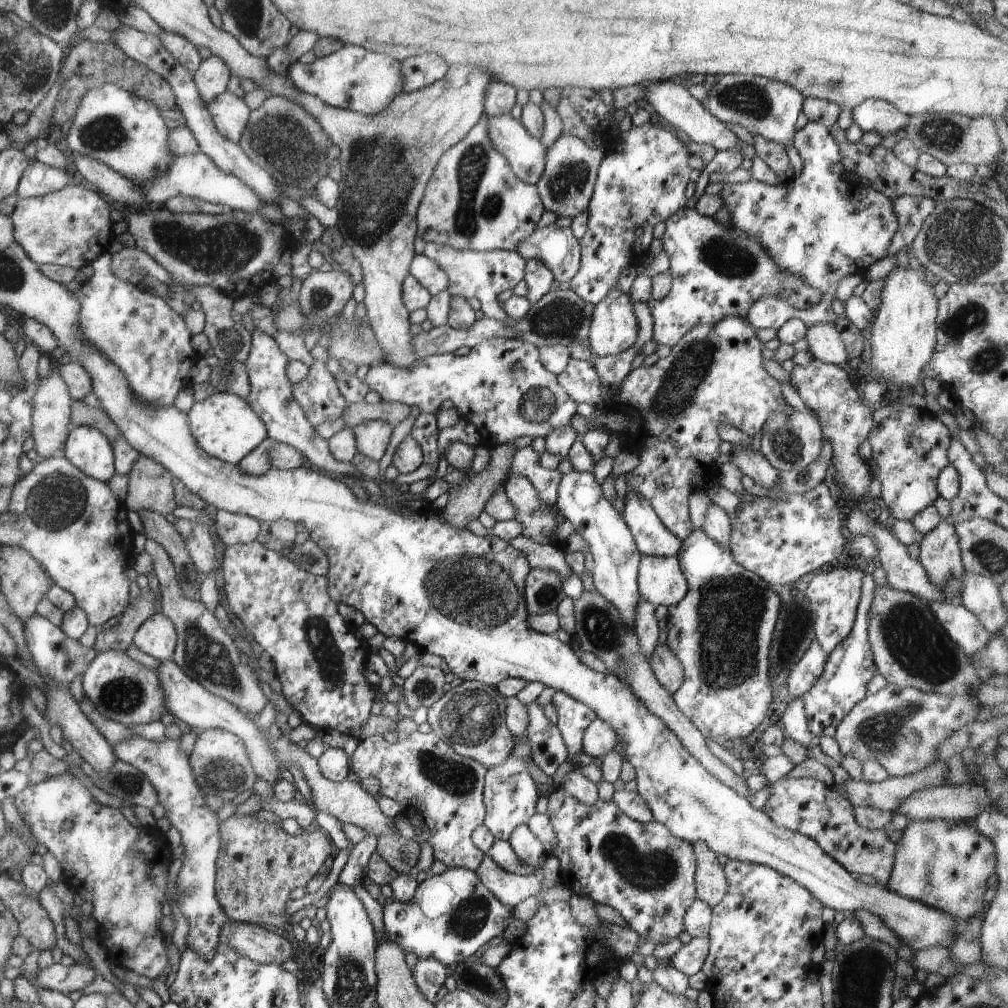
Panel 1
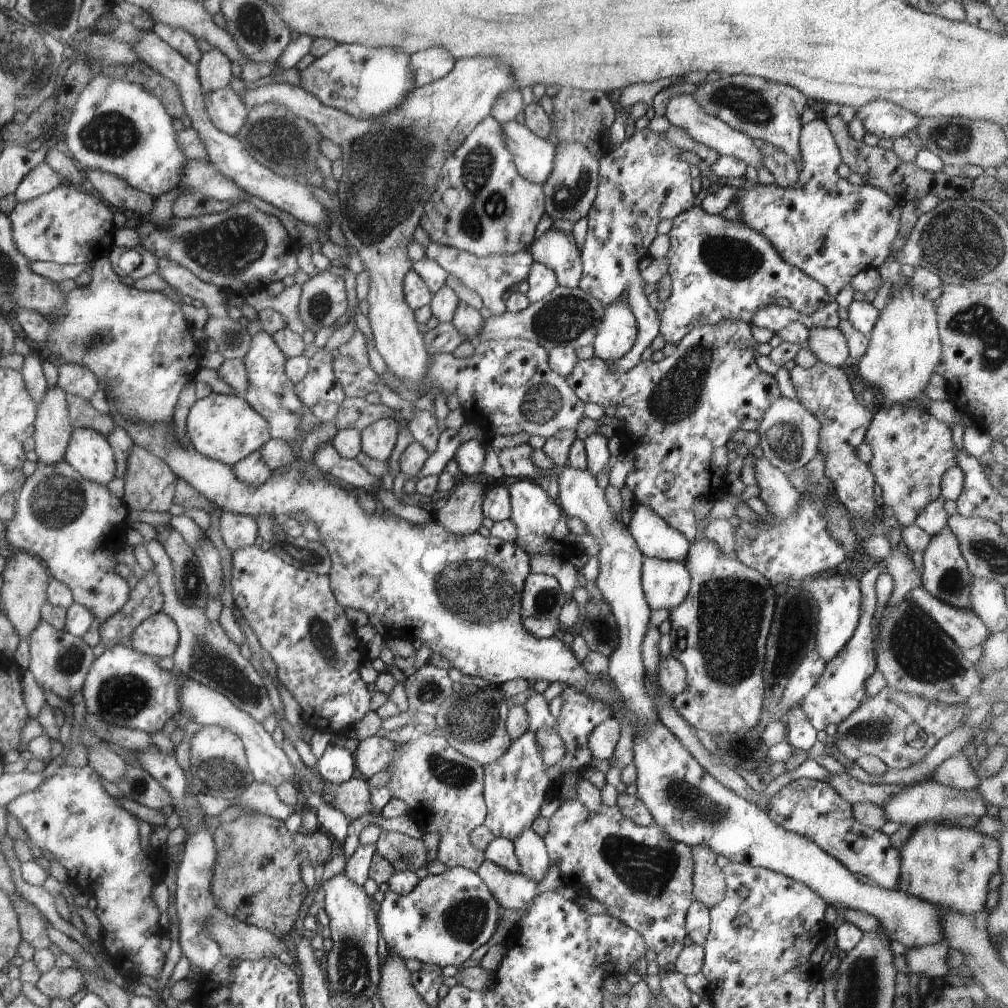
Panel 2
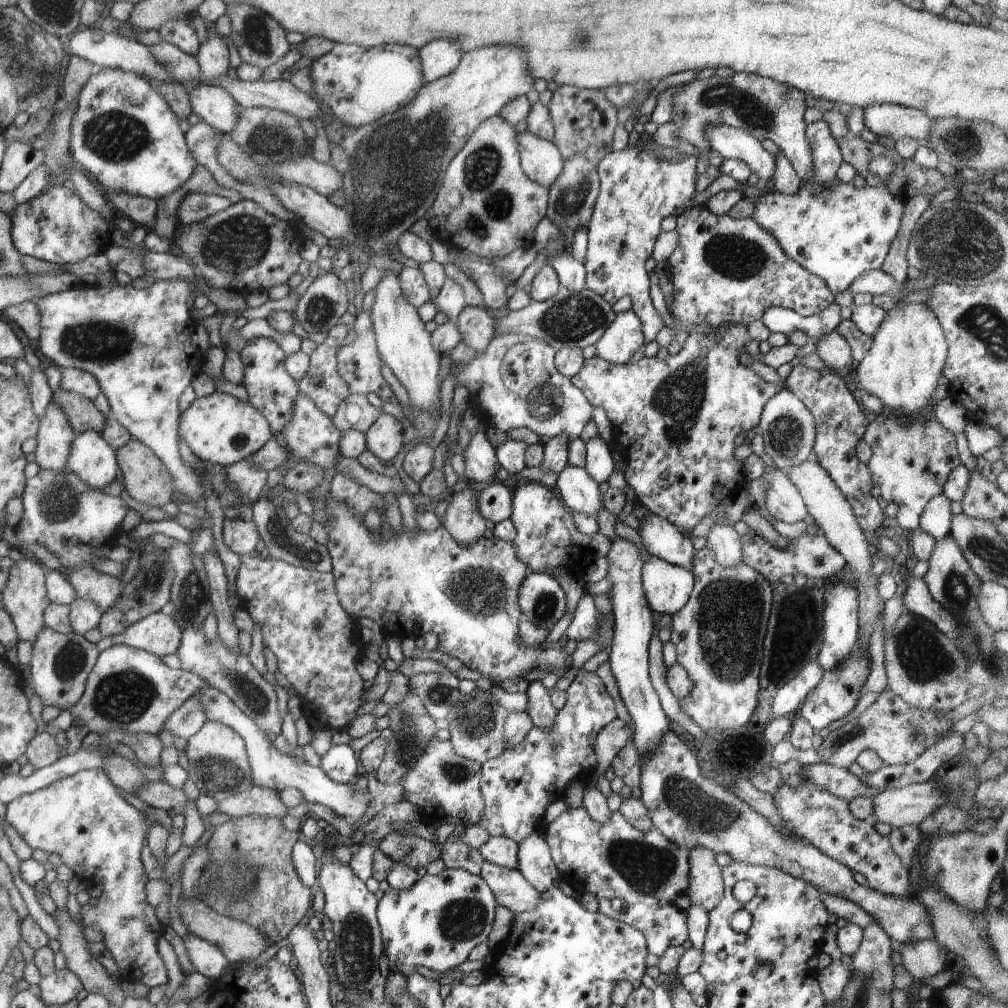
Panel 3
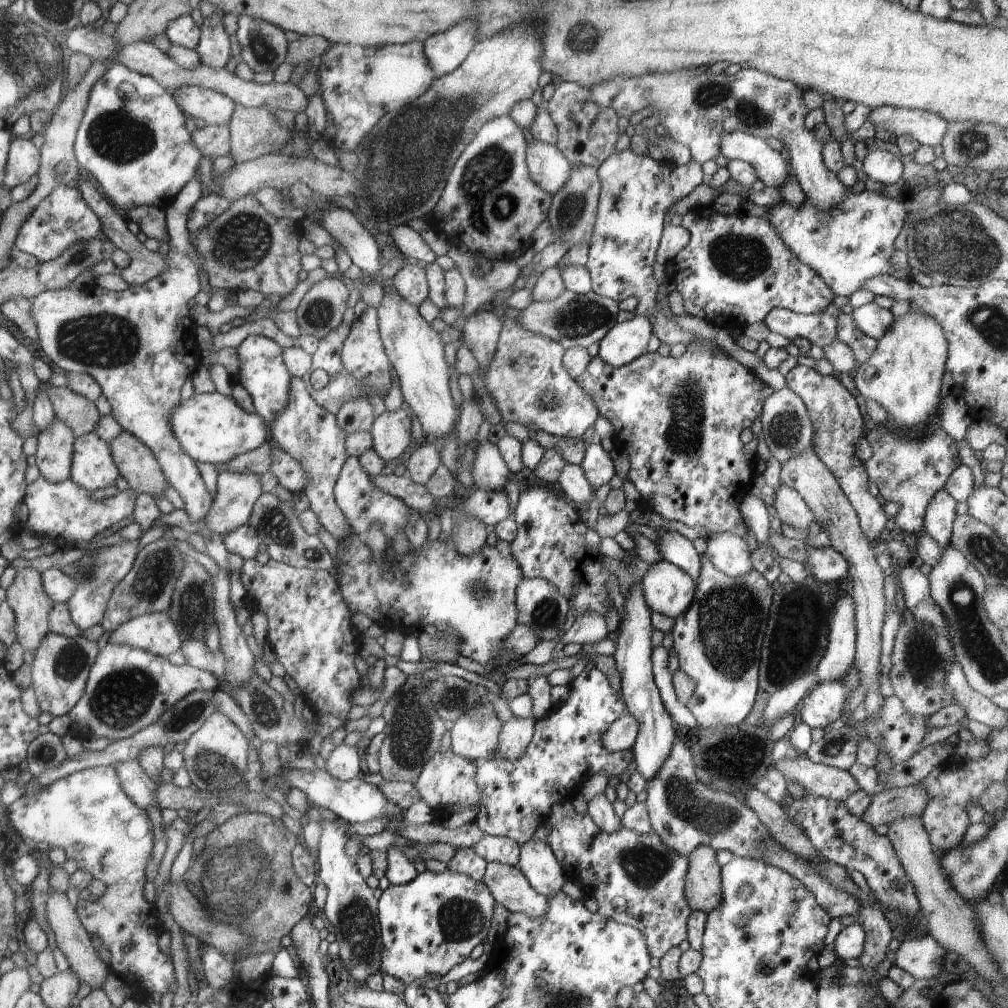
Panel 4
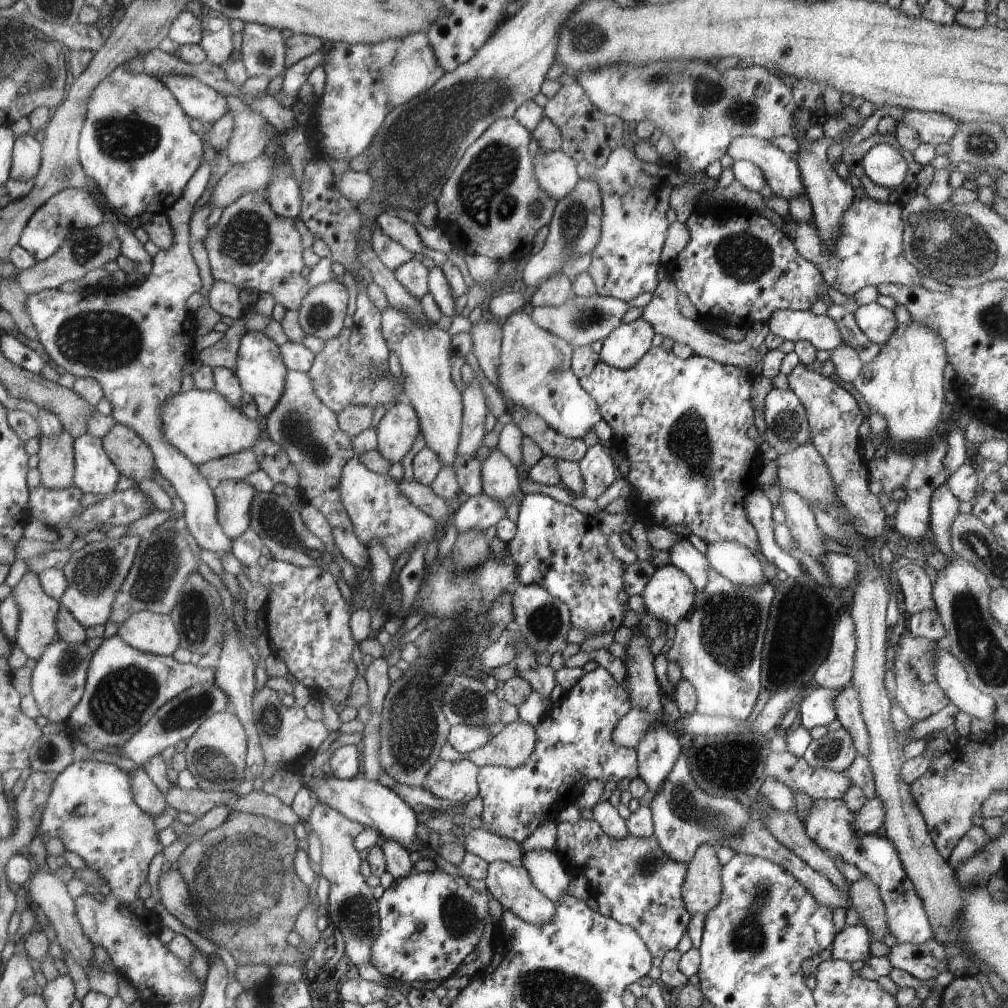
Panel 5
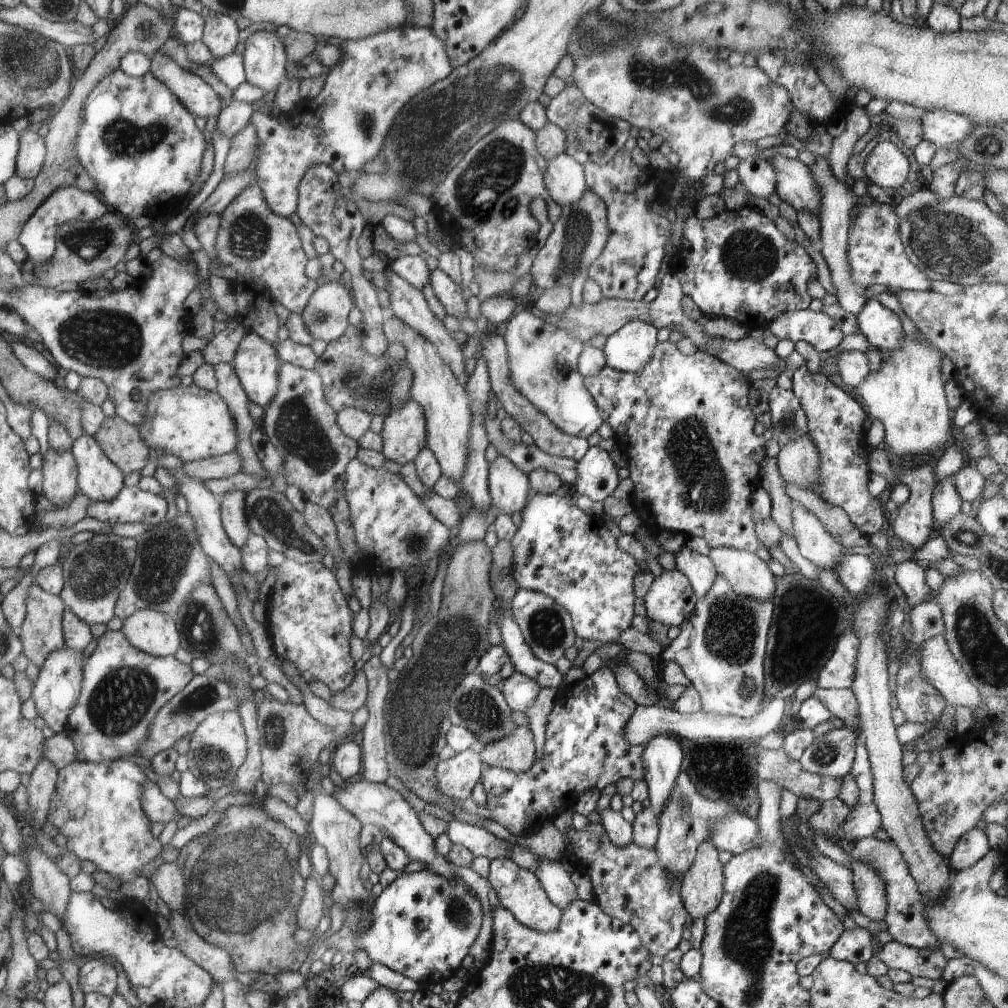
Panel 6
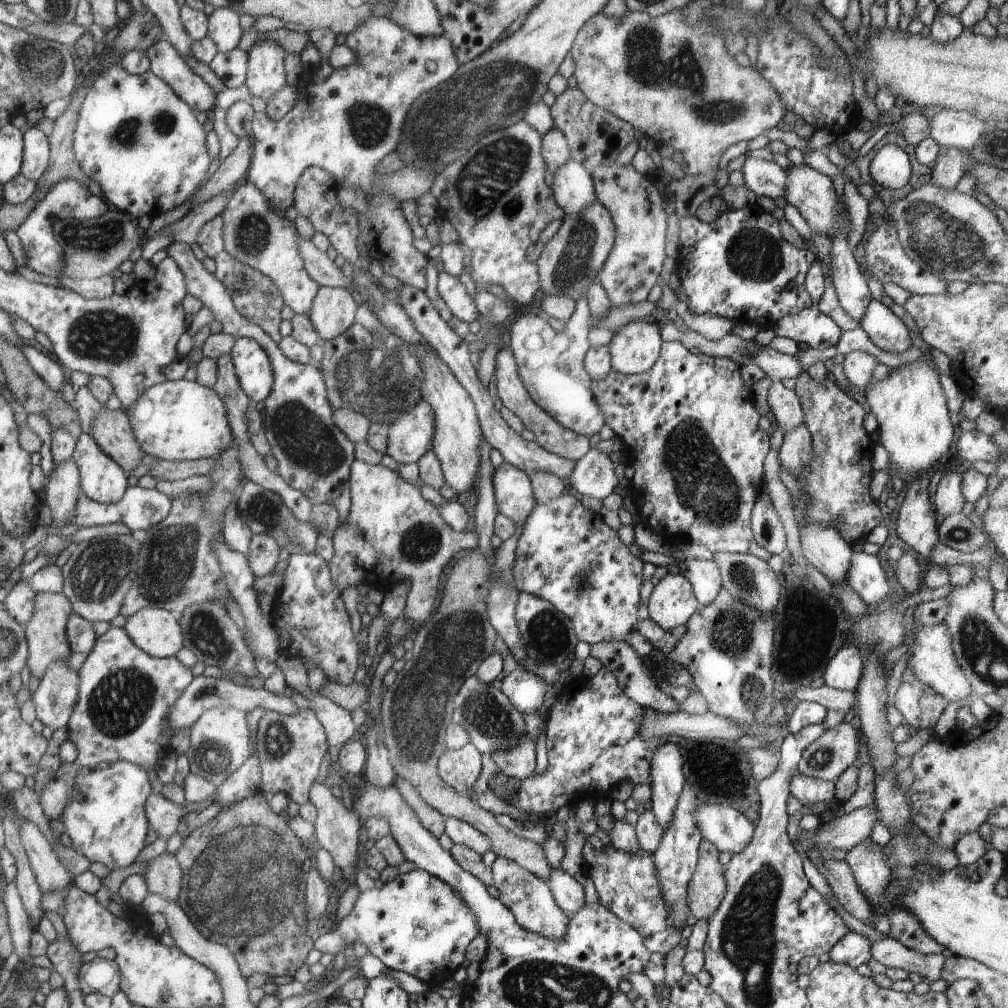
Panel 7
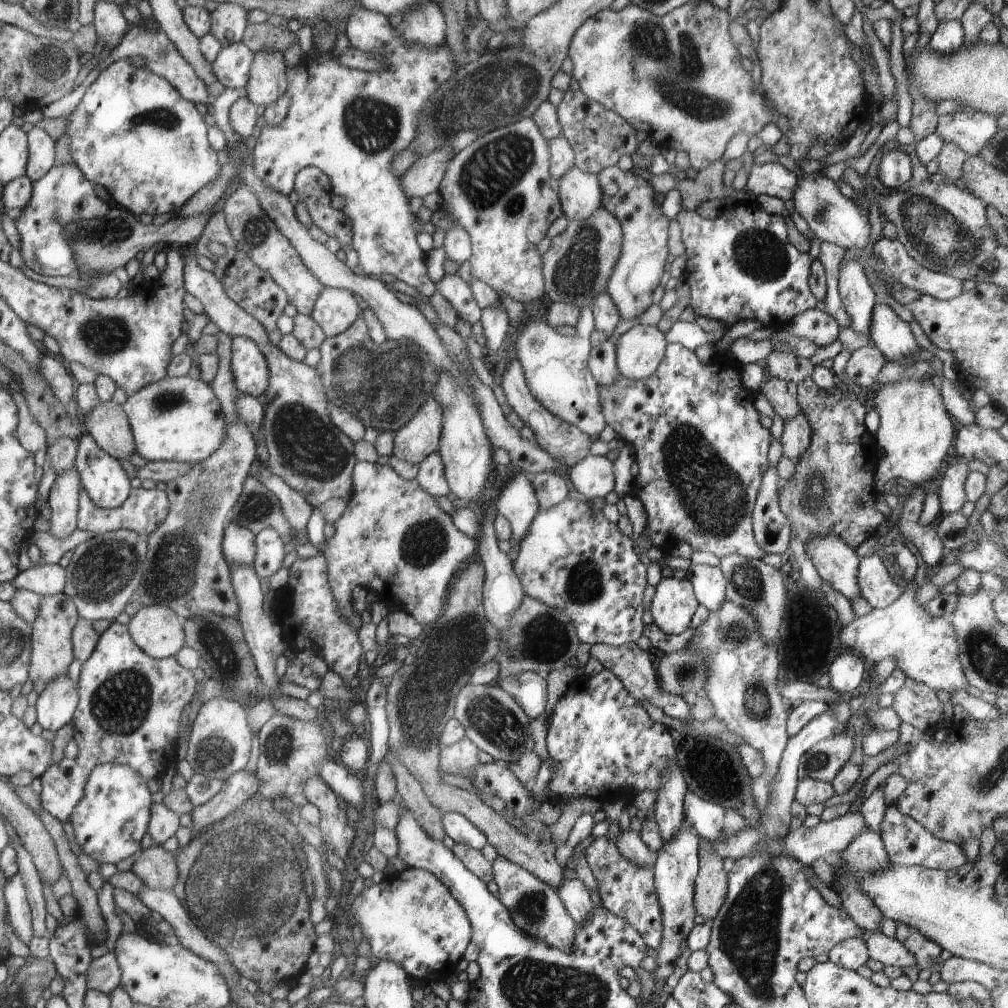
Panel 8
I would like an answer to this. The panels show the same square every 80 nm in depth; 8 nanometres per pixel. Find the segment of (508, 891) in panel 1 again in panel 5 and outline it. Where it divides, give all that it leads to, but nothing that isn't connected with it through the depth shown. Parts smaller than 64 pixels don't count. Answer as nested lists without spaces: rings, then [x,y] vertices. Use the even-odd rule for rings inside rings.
[[[494,861],[487,866],[487,875],[484,879],[487,892],[500,902],[504,911],[512,911],[526,922],[543,925],[549,923],[556,912],[556,903],[543,895],[532,884],[528,871],[522,866],[514,866],[504,861]]]

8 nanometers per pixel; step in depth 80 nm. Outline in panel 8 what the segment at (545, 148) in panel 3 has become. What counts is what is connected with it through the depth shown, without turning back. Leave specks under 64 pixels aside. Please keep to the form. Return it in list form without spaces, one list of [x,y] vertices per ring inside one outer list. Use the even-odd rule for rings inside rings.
[[[578,167],[570,168],[560,178],[558,192],[563,215],[568,221],[586,220],[590,216],[595,216],[598,208],[602,208],[602,188],[600,188],[597,174],[584,172]]]

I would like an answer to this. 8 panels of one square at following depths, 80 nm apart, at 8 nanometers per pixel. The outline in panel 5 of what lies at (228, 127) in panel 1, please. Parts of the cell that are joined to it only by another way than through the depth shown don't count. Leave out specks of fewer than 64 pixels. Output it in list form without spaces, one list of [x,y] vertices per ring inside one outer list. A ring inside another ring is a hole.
[[[188,75],[163,77],[162,82],[176,96],[190,118],[197,118],[202,123],[220,121],[229,112],[225,95],[206,86],[198,79]]]

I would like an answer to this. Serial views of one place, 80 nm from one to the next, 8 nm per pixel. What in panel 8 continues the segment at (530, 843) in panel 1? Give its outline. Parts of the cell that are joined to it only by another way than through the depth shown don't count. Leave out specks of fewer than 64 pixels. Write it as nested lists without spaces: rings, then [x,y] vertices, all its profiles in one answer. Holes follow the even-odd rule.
[[[564,877],[562,884],[558,886],[556,892],[558,898],[562,900],[562,904],[566,906],[568,914],[574,918],[576,923],[580,924],[580,922],[584,922],[586,918],[590,918],[595,904],[592,902],[591,892],[586,890],[586,886],[584,886],[578,878],[568,880]]]

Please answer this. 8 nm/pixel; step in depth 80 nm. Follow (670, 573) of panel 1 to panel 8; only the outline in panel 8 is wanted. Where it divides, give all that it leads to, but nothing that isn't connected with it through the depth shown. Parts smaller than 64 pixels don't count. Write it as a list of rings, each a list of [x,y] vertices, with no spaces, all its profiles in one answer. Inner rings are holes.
[[[663,578],[656,587],[650,614],[665,634],[680,635],[690,627],[699,606],[692,584],[687,579]]]

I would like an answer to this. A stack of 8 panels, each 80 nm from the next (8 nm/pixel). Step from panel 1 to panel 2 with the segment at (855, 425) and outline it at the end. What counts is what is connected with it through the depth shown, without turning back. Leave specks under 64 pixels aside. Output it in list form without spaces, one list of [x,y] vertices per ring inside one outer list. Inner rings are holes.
[[[818,361],[810,368],[796,365],[789,373],[801,405],[821,422],[819,452],[825,454],[825,476],[834,484],[840,504],[857,522],[868,521],[875,511],[879,511],[880,515],[874,499],[874,475],[868,463],[856,455],[858,445],[865,442],[874,411],[858,402],[850,380],[841,367]]]

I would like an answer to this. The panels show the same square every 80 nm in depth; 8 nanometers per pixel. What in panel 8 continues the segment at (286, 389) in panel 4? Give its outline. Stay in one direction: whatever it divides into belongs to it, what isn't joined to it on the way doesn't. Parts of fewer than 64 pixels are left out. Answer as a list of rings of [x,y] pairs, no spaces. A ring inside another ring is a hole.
[[[247,337],[231,341],[230,370],[241,394],[258,398],[268,389],[268,366],[261,348]]]

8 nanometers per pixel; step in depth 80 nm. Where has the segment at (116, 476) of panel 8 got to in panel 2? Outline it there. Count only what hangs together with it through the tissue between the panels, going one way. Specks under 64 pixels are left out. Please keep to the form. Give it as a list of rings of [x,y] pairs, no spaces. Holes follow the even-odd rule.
[[[74,429],[65,461],[92,482],[107,485],[116,476],[112,444],[105,435],[92,429]]]

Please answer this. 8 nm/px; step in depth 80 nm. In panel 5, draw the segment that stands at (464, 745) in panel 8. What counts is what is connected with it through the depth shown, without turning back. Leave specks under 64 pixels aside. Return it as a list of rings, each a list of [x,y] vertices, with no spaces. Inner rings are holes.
[[[438,759],[423,781],[424,790],[444,800],[468,804],[479,795],[479,766],[471,760],[445,761]]]

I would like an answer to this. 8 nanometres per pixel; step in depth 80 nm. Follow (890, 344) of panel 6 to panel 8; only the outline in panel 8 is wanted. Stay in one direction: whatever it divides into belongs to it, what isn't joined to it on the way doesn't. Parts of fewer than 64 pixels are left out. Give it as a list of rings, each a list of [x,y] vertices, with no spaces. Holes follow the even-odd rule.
[[[885,304],[874,305],[869,335],[872,344],[887,358],[889,364],[909,365],[916,361],[912,354],[922,350],[912,335],[910,325]]]

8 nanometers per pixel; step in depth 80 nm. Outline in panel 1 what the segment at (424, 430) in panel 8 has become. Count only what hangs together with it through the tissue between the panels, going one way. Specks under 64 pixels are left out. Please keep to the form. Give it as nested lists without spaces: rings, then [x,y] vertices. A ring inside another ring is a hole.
[[[382,421],[361,422],[350,428],[357,438],[357,450],[372,460],[379,461],[390,442],[392,427]]]

